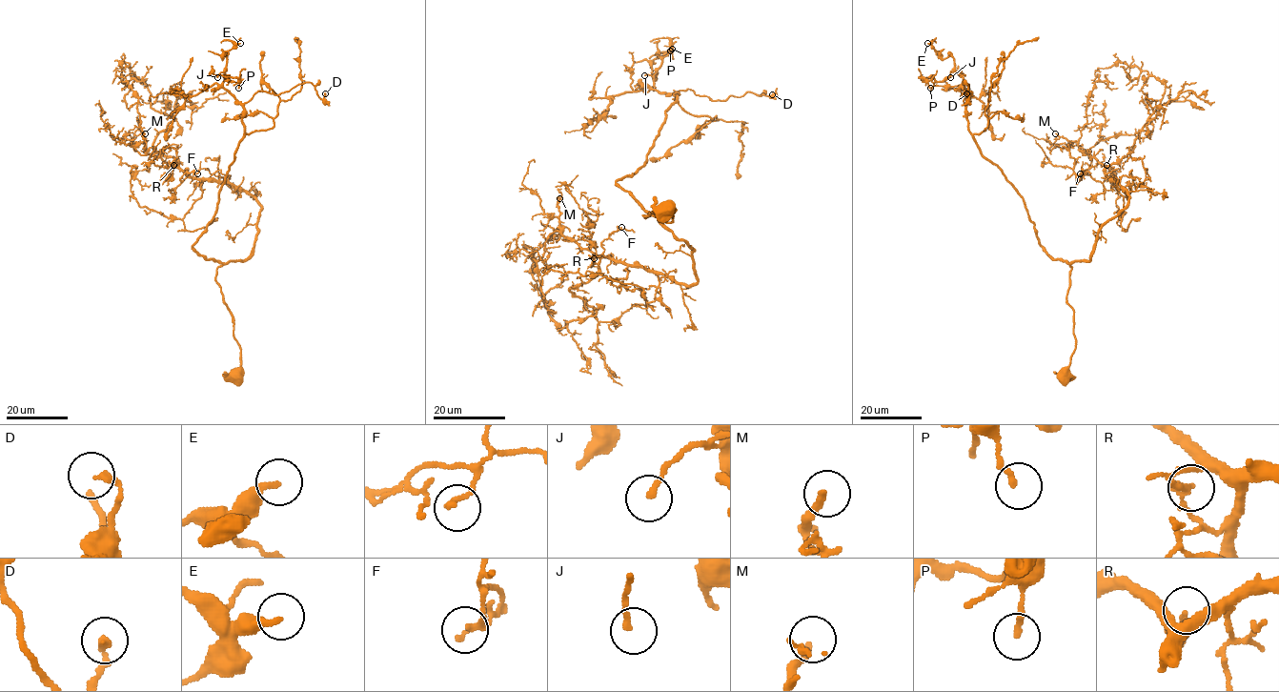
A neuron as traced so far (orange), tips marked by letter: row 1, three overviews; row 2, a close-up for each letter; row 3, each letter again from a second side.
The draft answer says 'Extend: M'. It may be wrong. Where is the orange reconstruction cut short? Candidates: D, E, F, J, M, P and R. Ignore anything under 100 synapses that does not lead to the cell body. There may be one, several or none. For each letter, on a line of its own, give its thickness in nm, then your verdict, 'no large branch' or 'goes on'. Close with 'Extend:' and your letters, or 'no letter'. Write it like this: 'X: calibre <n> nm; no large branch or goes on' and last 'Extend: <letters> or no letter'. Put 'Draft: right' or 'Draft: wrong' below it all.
D: calibre 240 nm; no large branch
E: calibre 240 nm; no large branch
F: calibre 190 nm; no large branch
J: calibre 180 nm; no large branch
M: calibre 200 nm; goes on
P: calibre 190 nm; no large branch
R: calibre 140 nm; no large branch
Extend: M
Draft: right

